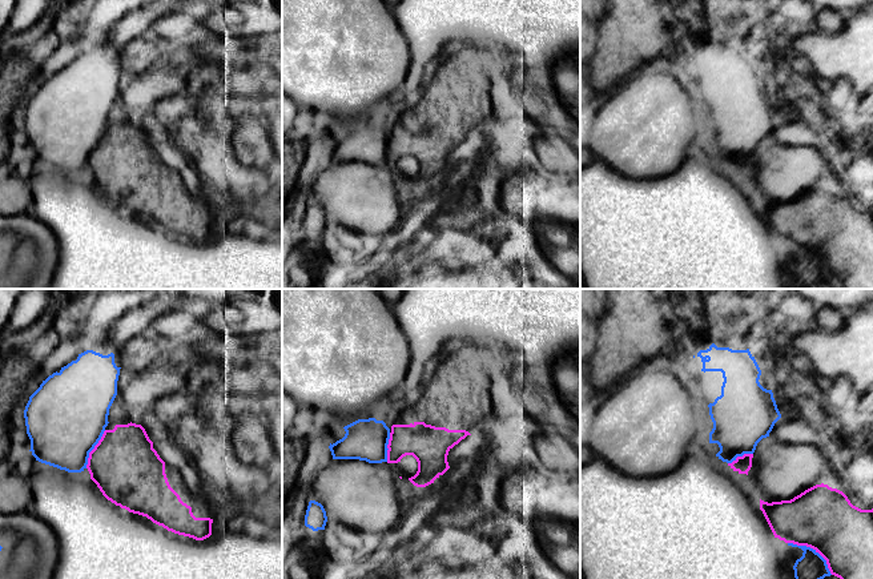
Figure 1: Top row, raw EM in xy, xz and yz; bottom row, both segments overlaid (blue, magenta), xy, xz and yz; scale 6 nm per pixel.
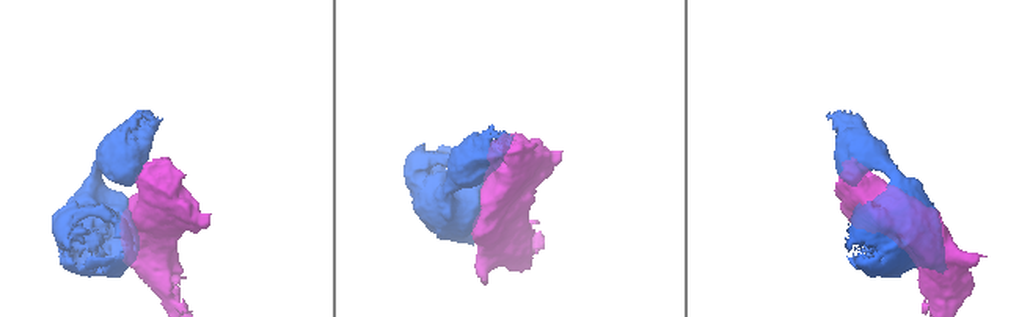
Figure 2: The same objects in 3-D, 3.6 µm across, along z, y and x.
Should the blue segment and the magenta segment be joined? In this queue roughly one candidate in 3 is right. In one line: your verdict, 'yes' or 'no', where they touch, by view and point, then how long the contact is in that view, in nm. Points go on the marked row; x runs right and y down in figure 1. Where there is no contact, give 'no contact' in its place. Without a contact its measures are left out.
no; contact yz (812, 549); length 340 nm

